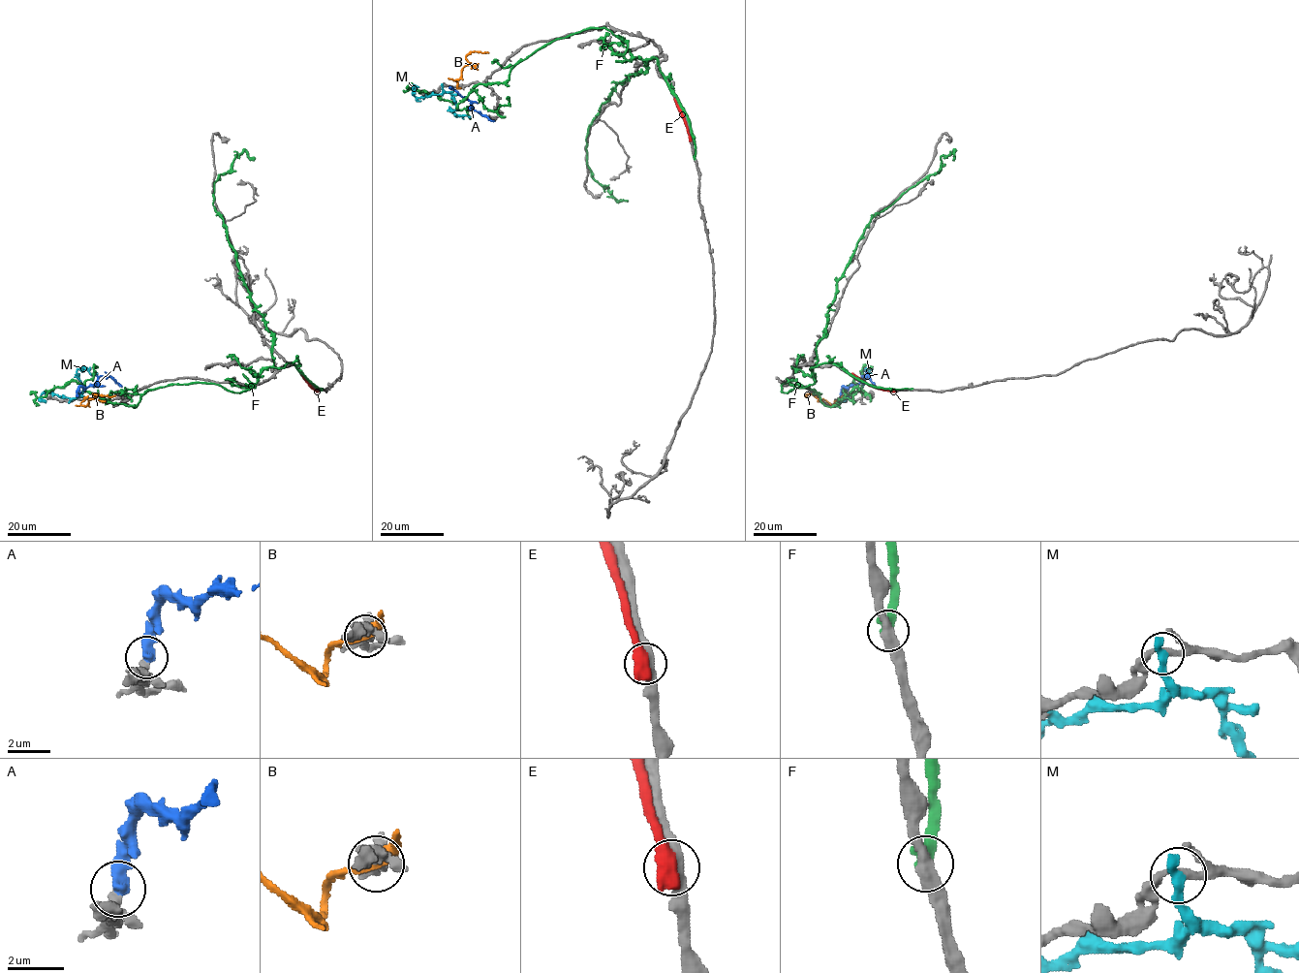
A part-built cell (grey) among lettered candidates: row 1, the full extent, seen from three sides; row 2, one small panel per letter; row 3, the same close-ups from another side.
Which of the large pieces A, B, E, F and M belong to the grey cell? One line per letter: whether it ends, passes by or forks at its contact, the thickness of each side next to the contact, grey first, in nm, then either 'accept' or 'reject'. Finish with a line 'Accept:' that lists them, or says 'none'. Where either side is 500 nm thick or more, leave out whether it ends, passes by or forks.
A: it ends; calibres 340 and 440 nm; accept
B: it passes by; calibres 280 and 320 nm; reject
E: calibres 440 and 650 nm; reject
F: it ends; calibres 400 and 480 nm; reject
M: it ends; calibres 240 and 440 nm; reject
Accept: A

